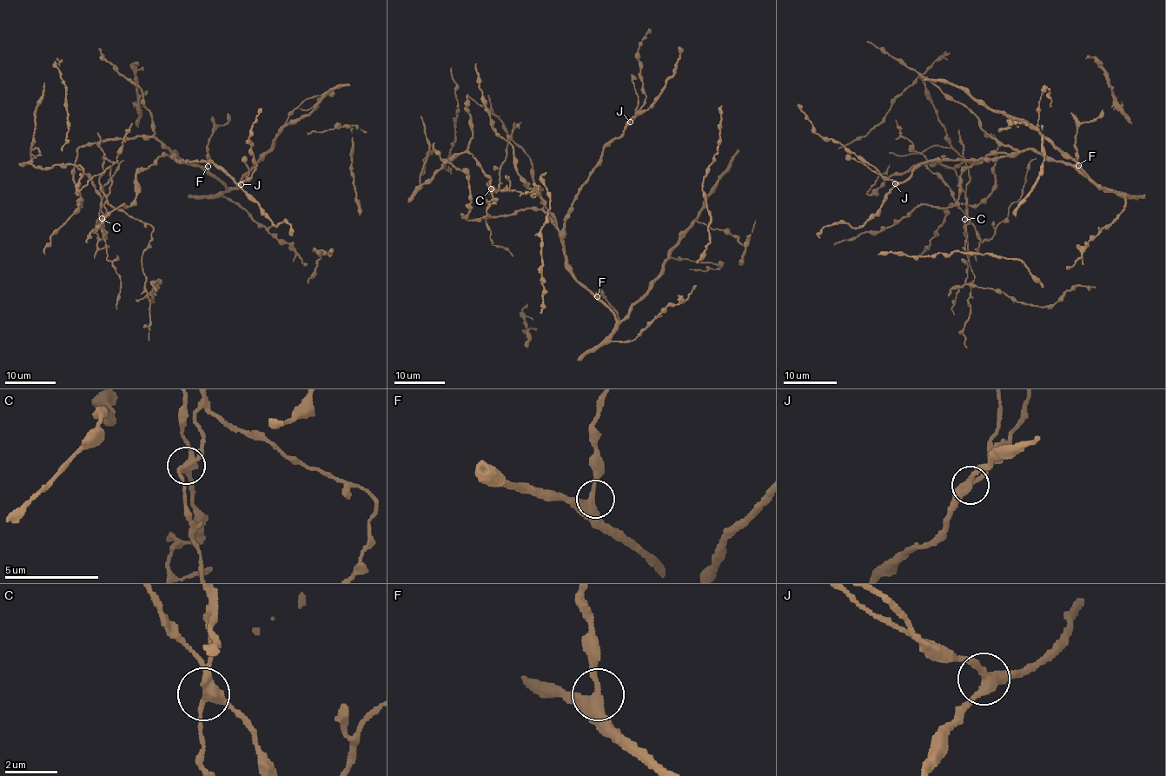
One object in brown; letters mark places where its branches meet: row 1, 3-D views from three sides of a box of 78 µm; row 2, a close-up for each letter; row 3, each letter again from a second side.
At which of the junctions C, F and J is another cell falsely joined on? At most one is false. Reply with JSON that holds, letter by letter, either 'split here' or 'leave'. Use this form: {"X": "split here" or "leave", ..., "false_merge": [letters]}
{"C": "split here", "F": "leave", "J": "leave", "false_merge": ["C"]}

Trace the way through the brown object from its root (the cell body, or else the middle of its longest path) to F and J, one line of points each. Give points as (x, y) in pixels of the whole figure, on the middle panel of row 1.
F: (557, 225), (567, 266), (573, 275), (597, 296)
J: (557, 225), (559, 231), (578, 189), (598, 162), (602, 151), (624, 131), (630, 122)

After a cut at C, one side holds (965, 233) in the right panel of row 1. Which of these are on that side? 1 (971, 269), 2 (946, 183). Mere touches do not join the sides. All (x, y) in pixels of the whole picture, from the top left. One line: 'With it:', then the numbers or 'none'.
With it: 1

